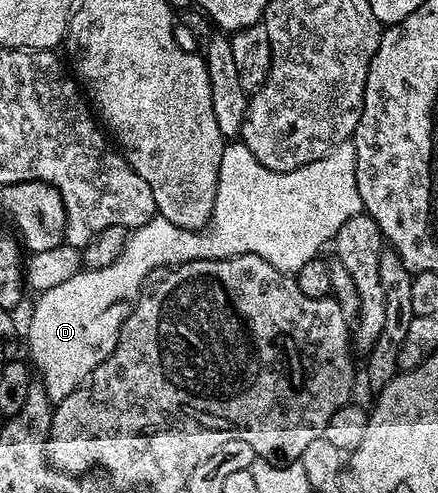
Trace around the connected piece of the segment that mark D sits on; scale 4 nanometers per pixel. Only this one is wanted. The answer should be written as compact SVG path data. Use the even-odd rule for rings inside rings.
M241 140L232 141L223 147L215 207L211 221L203 229L183 230L164 218L151 218L144 226L128 233L123 251L117 260L113 260L113 264L109 264L109 268L80 269L78 274L65 280L65 284L57 284L57 288L49 288L36 297L39 299L31 310L31 323L27 326L30 365L52 403L65 400L65 396L69 396L69 392L73 392L73 388L85 381L89 372L93 372L93 368L97 368L97 364L101 364L113 352L119 342L124 320L129 316L132 306L139 301L145 283L152 277L151 270L174 268L182 262L192 262L194 258L233 258L237 254L256 254L261 256L261 260L269 260L273 268L293 276L302 266L309 264L309 260L320 257L322 250L319 249L334 239L341 224L362 210L361 196L357 192L354 141L342 142L321 160L313 160L284 174L265 168Z

